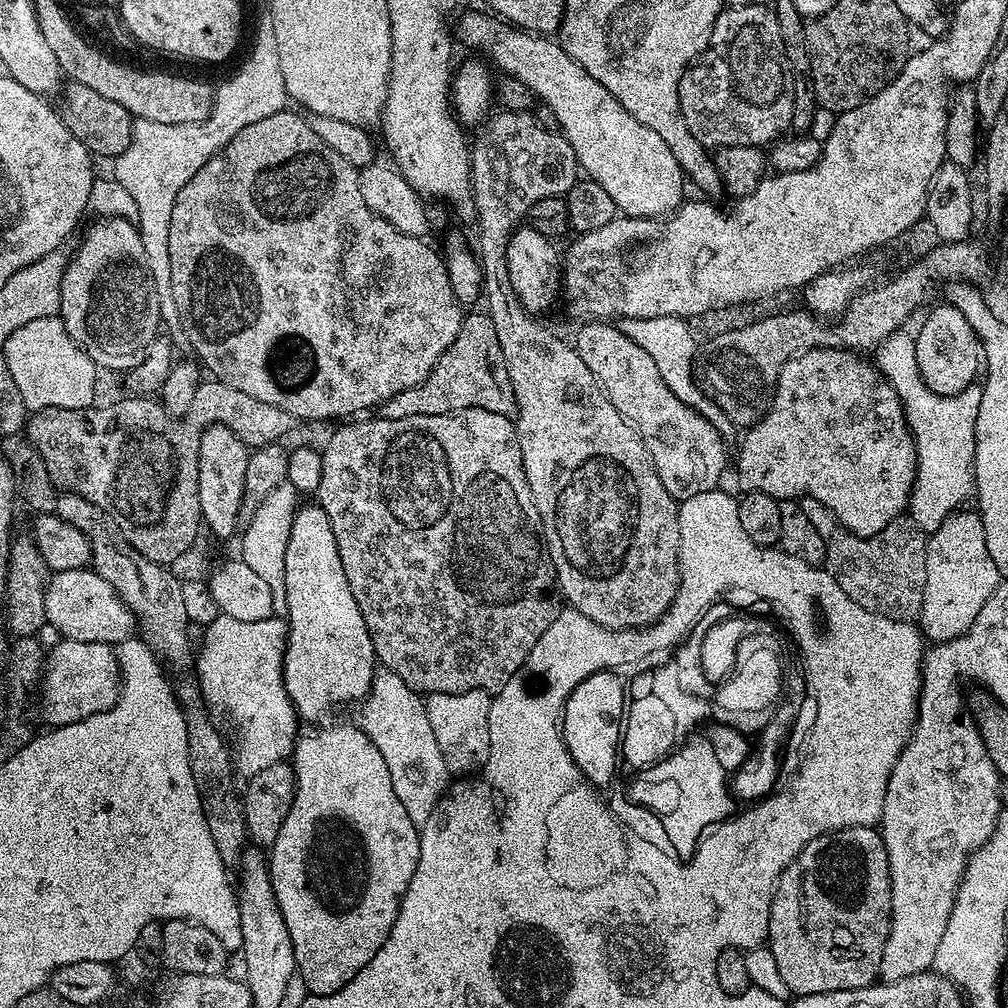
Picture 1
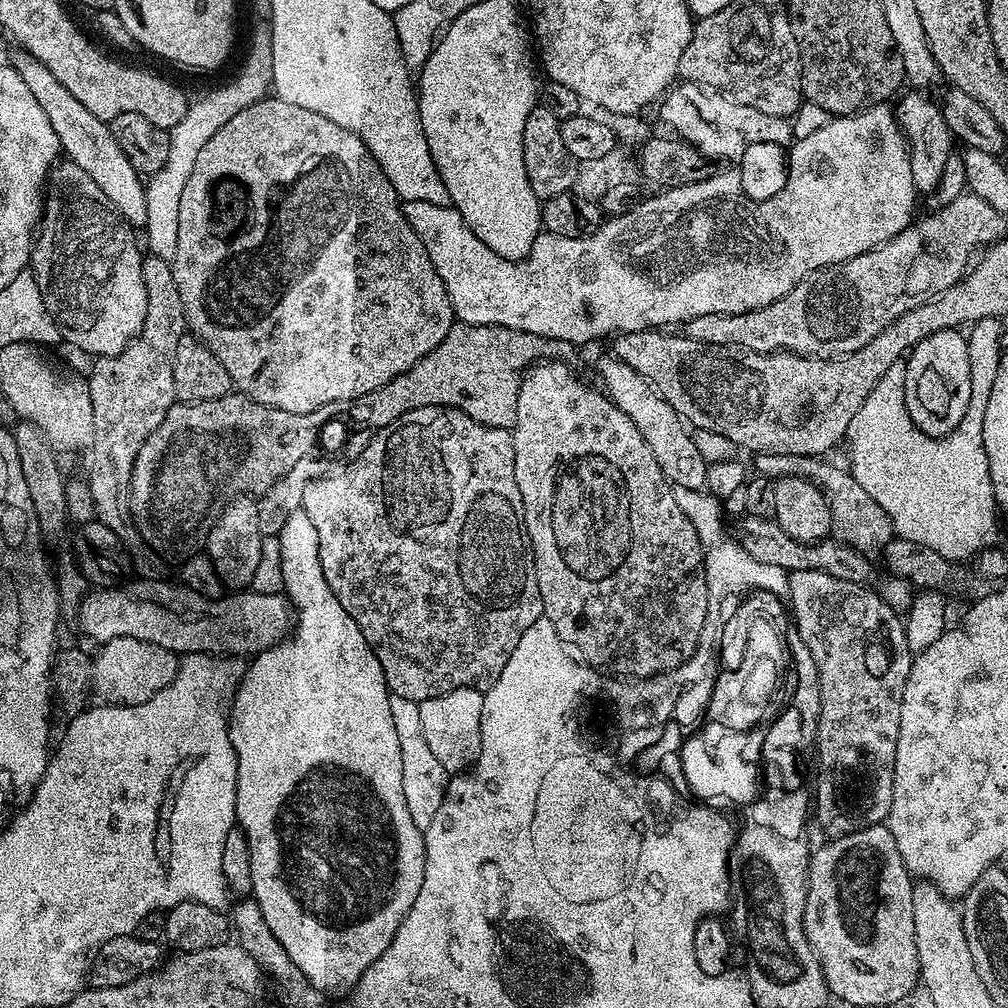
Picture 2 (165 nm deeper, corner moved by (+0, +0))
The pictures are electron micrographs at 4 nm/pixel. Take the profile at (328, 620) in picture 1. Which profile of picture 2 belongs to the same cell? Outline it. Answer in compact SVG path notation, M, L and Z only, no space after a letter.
M297 510L286 518L286 526L282 526L278 539L282 554L282 592L295 609L294 627L287 638L265 652L256 653L247 661L248 669L243 669L240 683L232 696L232 707L228 710L228 737L236 755L236 824L248 842L252 883L250 896L258 902L258 910L262 910L262 918L266 920L270 934L274 934L274 938L282 944L282 950L290 956L290 962L306 974L315 988L322 990L329 998L344 998L355 988L366 970L382 958L382 950L394 942L394 934L398 934L402 918L406 918L410 906L414 906L414 898L418 898L418 890L422 890L426 870L424 834L421 828L414 826L414 818L410 818L410 809L406 807L406 794L402 794L402 746L398 746L398 730L394 730L394 714L390 714L390 693L382 674L382 662L378 662L374 650L370 650L370 642L362 638L358 622L342 610L342 602L338 602L334 590L327 585L318 558L318 536L303 510Z

